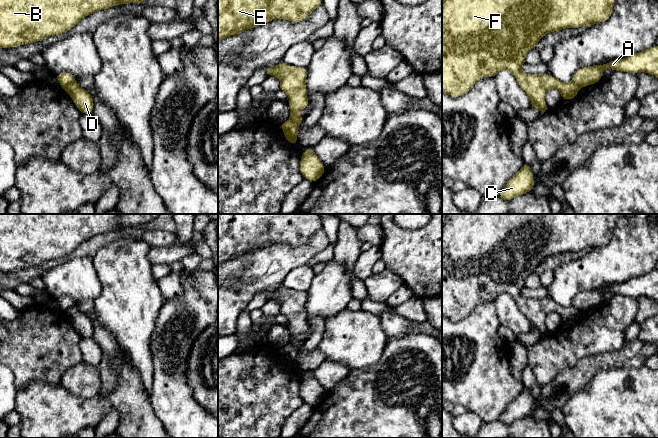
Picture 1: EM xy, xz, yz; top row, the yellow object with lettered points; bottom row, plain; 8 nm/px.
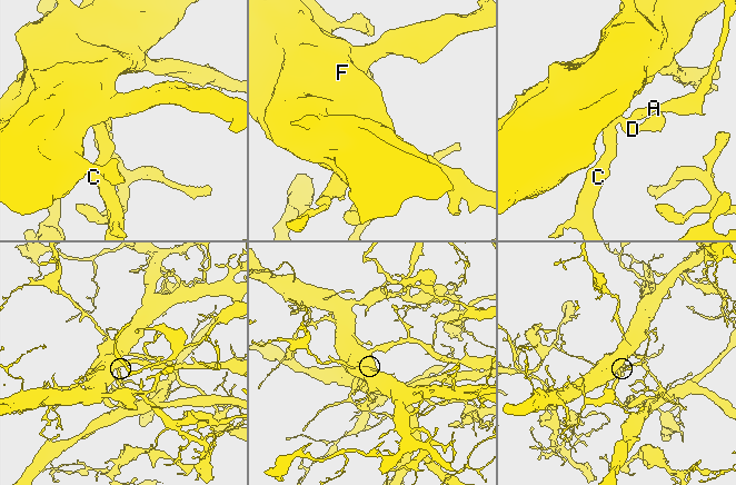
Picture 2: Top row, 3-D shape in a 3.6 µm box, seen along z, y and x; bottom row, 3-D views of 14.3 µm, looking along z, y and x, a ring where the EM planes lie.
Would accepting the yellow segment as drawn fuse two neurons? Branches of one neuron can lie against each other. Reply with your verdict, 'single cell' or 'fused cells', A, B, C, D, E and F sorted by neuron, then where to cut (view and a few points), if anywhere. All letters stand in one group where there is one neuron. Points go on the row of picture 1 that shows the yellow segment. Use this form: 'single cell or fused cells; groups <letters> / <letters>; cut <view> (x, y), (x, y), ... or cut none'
fused cells; groups A / B C D E F; cut xy (75, 80), (63, 88)

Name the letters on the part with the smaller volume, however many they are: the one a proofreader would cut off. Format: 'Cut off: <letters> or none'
Cut off: A

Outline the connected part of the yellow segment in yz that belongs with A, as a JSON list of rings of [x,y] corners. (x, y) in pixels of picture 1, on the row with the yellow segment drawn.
[[[652,46],[623,59],[612,60],[605,65],[598,64],[581,68],[574,74],[572,82],[579,88],[596,84],[602,79],[601,75],[606,69],[633,74],[646,72],[658,78],[658,46]]]

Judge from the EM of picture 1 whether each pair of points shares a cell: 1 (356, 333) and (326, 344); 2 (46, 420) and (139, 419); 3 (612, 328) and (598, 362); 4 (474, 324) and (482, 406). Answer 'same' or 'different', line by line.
1: same
2: same
3: different
4: same

